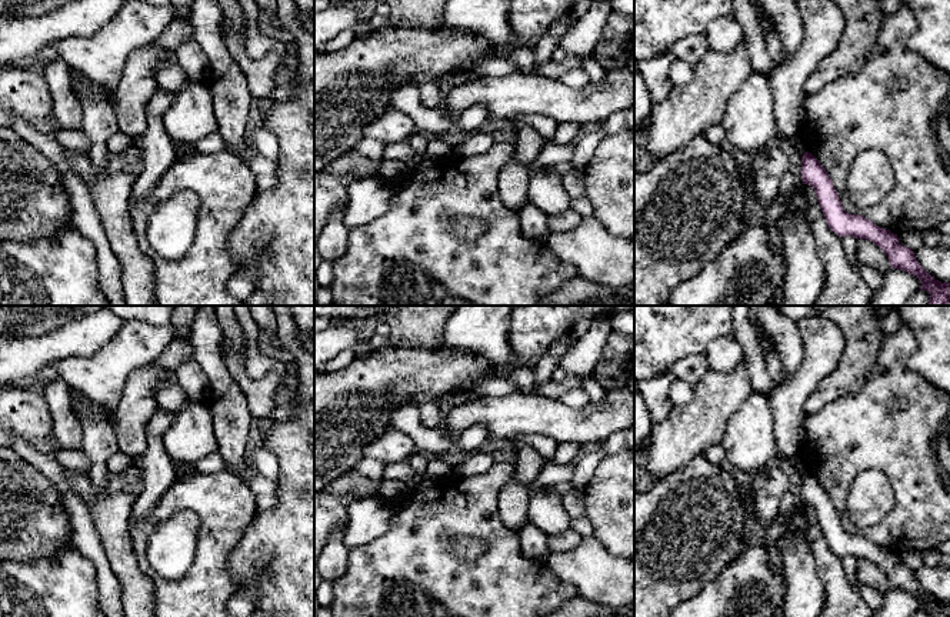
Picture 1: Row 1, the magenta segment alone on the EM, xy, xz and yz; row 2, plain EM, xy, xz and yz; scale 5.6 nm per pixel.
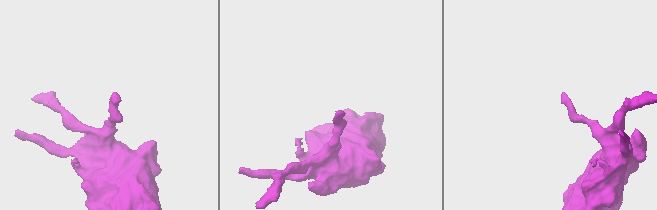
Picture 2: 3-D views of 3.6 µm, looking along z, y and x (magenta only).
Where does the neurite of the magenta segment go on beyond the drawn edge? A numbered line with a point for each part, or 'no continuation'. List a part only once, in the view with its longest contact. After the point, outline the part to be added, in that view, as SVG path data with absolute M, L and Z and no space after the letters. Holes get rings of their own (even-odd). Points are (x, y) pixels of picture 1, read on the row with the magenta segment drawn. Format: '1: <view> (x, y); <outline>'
no continuation

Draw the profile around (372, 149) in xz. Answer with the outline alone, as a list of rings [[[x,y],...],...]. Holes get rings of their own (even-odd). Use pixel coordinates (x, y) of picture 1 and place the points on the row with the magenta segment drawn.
[[[364,137],[356,146],[356,151],[367,159],[380,161],[384,154],[384,144],[377,140]]]

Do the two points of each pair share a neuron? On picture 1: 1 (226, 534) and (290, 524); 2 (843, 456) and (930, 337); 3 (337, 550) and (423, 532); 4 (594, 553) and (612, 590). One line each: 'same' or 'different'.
1: different
2: different
3: different
4: same

